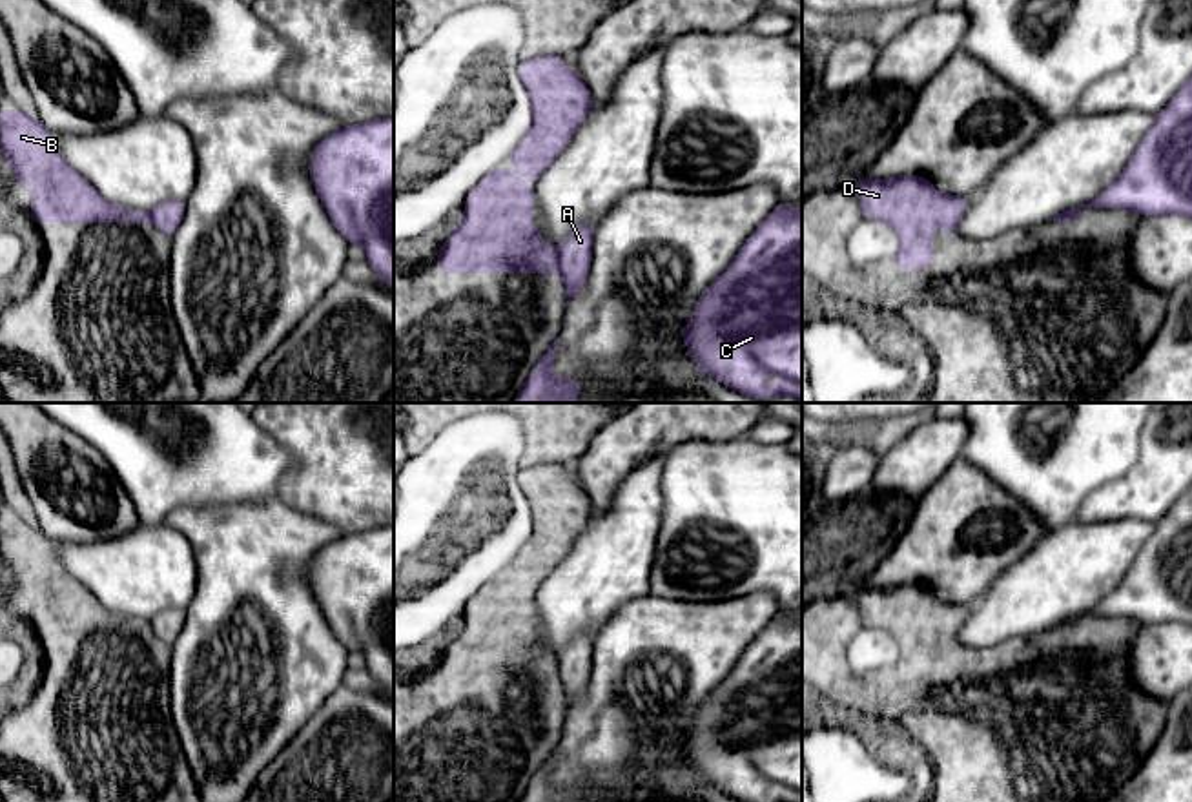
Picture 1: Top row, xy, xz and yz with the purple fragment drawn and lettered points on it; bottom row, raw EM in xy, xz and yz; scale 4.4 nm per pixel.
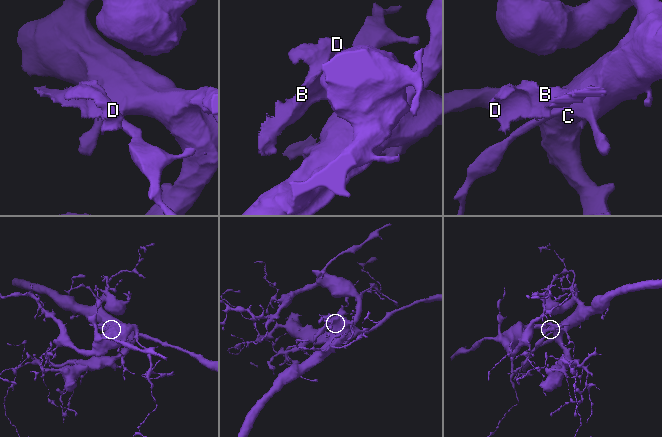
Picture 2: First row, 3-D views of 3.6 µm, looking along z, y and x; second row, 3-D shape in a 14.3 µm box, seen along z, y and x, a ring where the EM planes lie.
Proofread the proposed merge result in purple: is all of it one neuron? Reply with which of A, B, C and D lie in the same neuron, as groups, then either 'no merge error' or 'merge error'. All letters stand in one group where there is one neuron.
A C / B D; merge error

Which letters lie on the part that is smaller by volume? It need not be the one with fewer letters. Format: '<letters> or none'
B, D

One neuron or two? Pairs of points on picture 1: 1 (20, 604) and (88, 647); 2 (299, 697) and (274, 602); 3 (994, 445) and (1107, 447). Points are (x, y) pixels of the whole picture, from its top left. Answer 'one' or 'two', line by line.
1: one
2: one
3: one

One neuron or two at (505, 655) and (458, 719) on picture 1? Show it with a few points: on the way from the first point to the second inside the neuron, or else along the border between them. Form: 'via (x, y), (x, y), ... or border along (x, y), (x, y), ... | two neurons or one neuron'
via (496, 671), (496, 680), (474, 702) | one neuron

